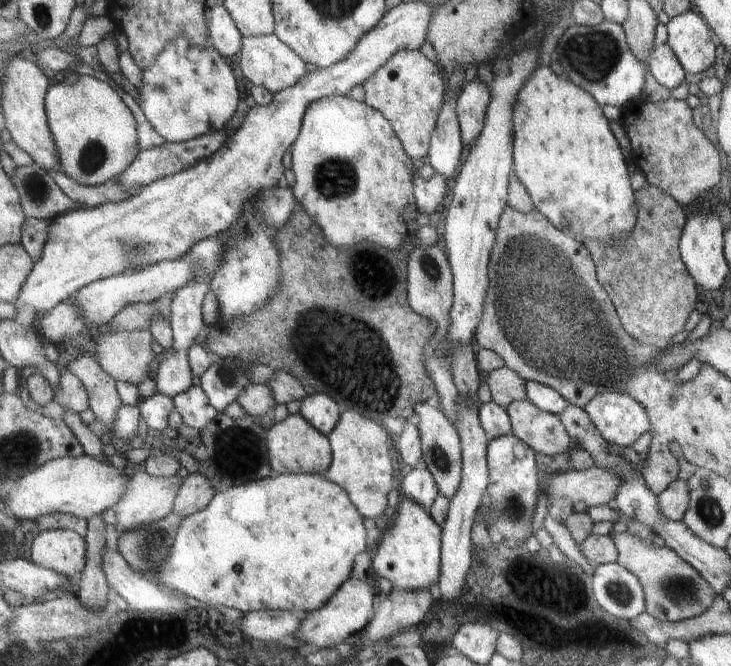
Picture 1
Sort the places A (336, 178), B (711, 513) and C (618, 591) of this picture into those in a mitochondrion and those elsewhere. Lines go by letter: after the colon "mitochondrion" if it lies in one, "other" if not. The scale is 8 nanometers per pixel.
A: mitochondrion
B: mitochondrion
C: mitochondrion

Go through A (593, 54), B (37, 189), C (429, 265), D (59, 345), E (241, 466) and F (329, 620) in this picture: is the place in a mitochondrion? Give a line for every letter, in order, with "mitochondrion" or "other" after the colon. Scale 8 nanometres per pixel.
A: mitochondrion
B: mitochondrion
C: mitochondrion
D: other
E: other
F: other

